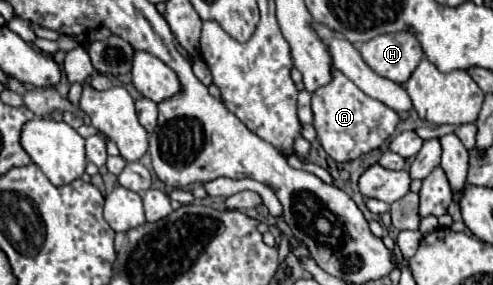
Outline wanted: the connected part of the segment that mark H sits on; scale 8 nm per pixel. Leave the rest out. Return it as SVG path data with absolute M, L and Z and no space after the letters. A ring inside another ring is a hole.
M412 32L380 34L364 42L360 54L378 76L396 84L404 84L424 58L422 46Z

